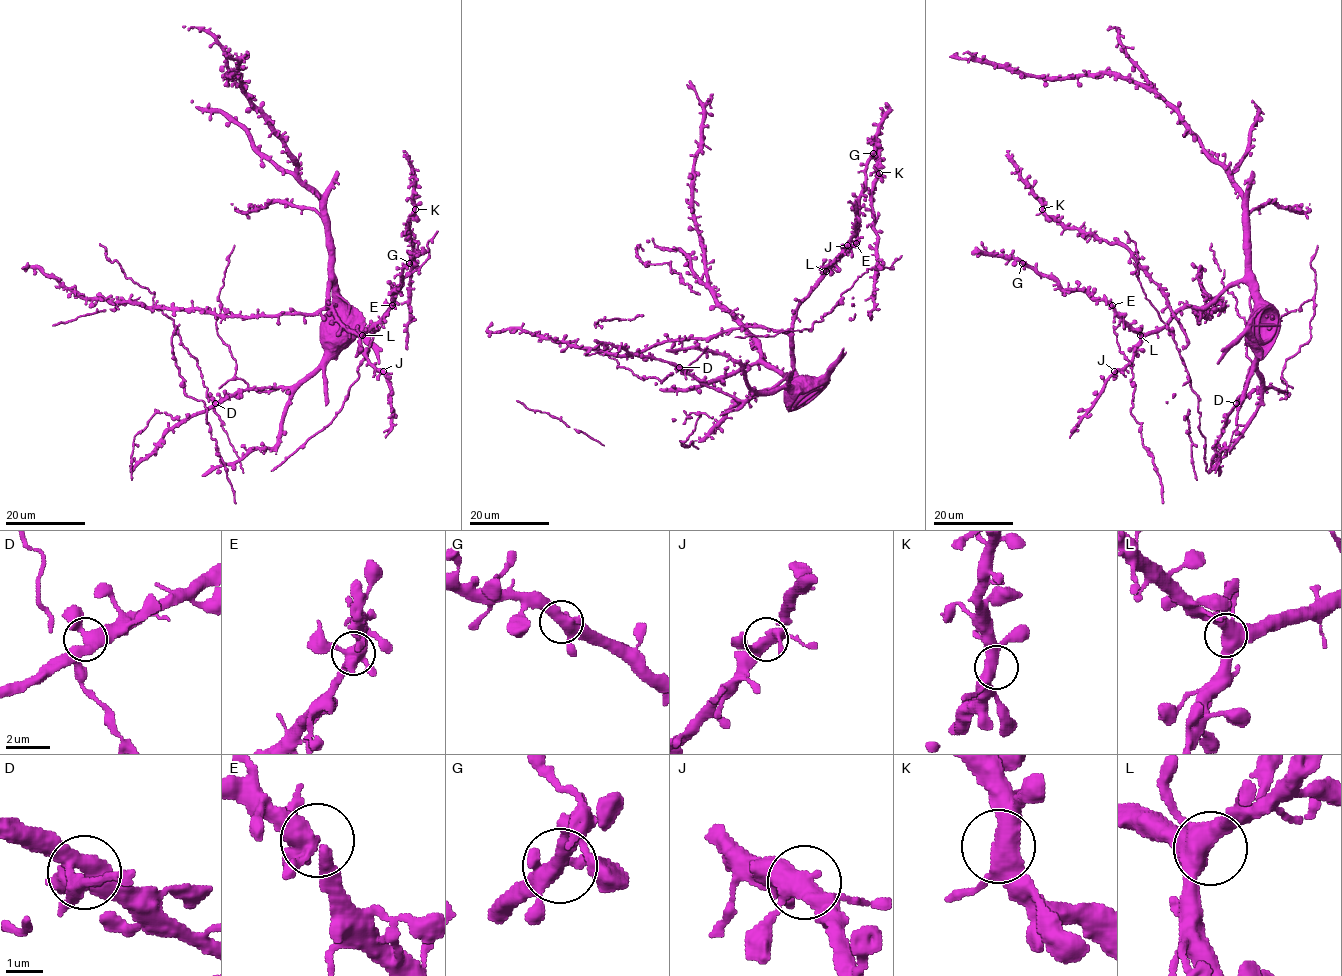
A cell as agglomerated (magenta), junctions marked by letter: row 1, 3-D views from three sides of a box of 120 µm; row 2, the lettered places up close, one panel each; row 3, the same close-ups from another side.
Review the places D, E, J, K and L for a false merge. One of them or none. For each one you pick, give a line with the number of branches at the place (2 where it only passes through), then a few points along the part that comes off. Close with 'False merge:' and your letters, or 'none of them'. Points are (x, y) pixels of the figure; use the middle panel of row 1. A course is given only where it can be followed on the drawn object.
False merge: none of them

